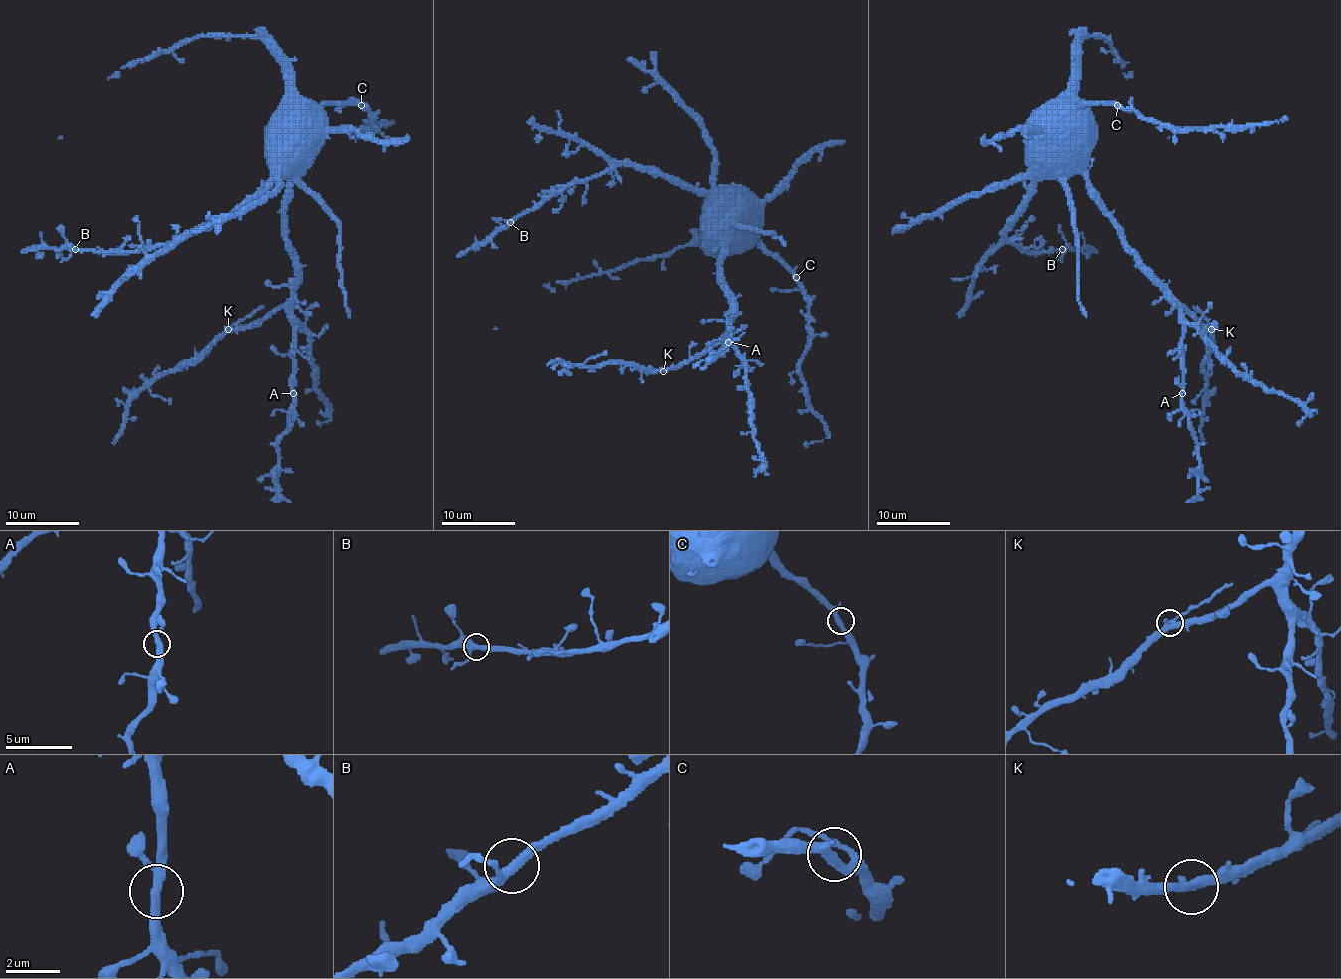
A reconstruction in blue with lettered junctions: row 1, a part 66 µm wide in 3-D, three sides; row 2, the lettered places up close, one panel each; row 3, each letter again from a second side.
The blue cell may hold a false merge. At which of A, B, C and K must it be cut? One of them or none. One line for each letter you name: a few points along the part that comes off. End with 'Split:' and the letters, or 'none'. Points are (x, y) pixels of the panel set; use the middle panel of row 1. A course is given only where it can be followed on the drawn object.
K: (663, 371), (686, 364), (699, 353)
Split: K

